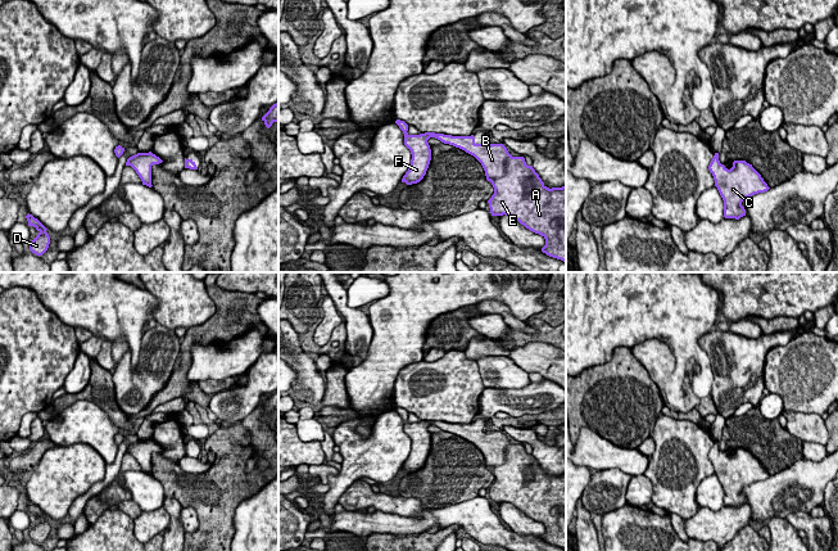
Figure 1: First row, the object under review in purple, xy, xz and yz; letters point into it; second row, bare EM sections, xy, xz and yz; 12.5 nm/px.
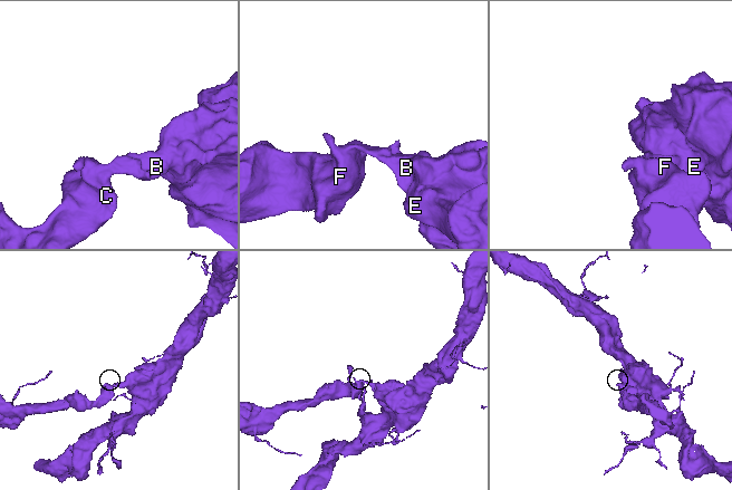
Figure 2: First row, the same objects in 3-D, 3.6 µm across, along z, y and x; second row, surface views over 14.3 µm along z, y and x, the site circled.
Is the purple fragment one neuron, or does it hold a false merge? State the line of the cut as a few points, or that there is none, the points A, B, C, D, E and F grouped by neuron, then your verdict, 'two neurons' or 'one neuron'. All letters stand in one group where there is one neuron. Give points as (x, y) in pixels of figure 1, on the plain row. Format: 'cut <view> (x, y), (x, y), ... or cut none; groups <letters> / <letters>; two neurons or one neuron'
cut none; groups A B C D E F; one neuron

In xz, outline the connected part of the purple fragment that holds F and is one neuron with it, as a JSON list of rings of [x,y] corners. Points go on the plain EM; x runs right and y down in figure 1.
[[[397,407],[395,411],[404,421],[404,433],[411,438],[411,453],[402,466],[407,473],[420,470],[429,456],[431,437],[427,430],[435,425],[444,432],[453,433],[474,443],[483,453],[486,468],[492,470],[494,482],[488,488],[492,503],[511,503],[530,519],[542,523],[545,533],[542,539],[549,545],[566,550],[566,473],[547,475],[533,453],[527,453],[524,444],[512,444],[503,432],[476,432],[474,423],[452,424],[435,420],[409,423],[408,412]]]

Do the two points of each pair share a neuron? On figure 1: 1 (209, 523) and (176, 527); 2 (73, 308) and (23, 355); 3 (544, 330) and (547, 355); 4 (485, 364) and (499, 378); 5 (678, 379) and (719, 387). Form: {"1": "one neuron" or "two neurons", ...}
{"1": "two neurons", "2": "two neurons", "3": "two neurons", "4": "one neuron", "5": "two neurons"}

